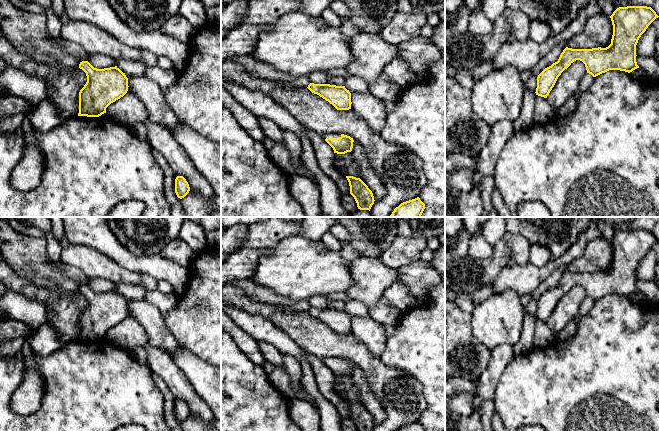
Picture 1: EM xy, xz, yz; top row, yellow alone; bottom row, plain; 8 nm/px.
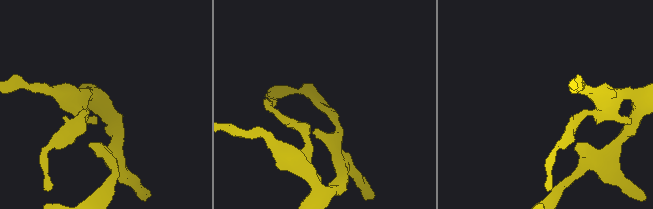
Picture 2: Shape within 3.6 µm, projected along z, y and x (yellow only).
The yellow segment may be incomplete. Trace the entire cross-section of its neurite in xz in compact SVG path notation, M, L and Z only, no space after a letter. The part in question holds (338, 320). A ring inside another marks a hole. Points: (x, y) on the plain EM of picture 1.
M310 307L307 312L328 325L337 334L351 333L351 317L345 310Z

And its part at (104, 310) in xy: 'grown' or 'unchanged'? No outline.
unchanged

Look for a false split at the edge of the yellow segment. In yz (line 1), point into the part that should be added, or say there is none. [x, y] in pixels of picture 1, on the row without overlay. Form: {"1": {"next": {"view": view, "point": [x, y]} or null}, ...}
{"1": {"next": null}}

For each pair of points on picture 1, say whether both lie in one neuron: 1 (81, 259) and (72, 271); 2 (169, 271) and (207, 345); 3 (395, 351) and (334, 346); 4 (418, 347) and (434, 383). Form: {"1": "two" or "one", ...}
{"1": "two", "2": "two", "3": "two", "4": "one"}

